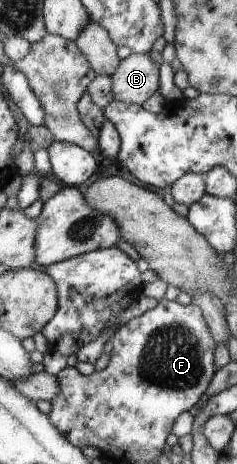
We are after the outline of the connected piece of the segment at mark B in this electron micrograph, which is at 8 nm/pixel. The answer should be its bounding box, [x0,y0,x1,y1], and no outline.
[110,53,159,106]

